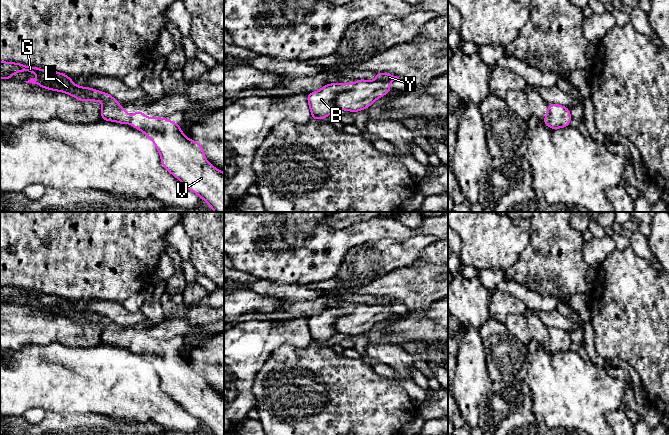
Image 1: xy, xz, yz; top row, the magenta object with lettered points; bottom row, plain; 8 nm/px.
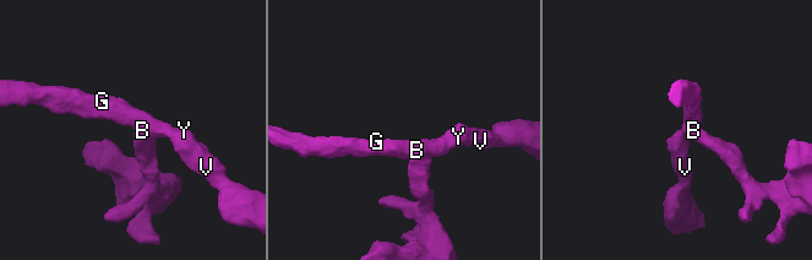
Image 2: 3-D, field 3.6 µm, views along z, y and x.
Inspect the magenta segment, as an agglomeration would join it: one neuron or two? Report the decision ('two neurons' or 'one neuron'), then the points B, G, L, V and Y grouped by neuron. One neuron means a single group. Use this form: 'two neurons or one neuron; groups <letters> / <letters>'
two neurons; groups B / G L V Y

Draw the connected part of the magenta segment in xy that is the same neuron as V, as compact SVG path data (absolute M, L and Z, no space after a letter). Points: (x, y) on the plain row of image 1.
M136 335L131 341L132 350L145 357L155 368L161 380L161 387L174 401L178 402L189 414L198 418L200 422L205 424L213 435L224 435L224 397L214 392L205 382L203 371L197 365L187 362L180 353L180 348L171 346L166 342L157 341L147 342L145 337Z

